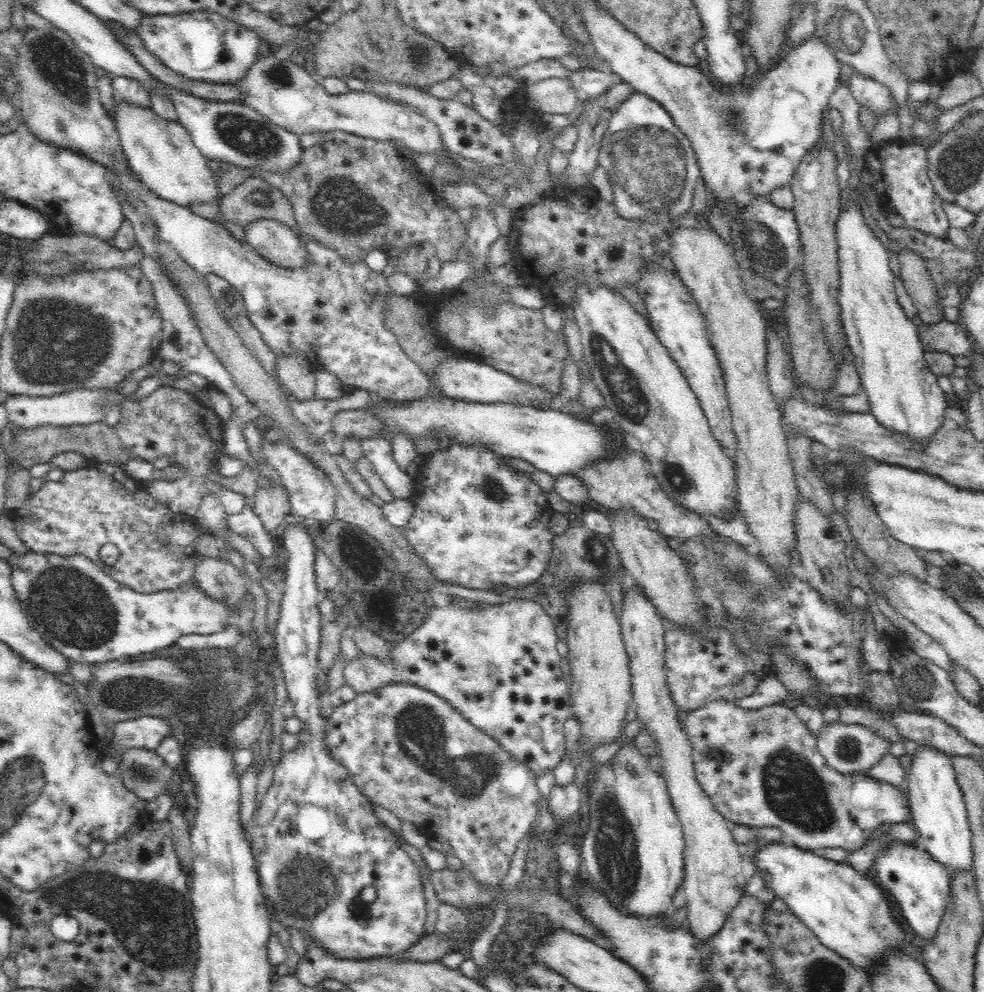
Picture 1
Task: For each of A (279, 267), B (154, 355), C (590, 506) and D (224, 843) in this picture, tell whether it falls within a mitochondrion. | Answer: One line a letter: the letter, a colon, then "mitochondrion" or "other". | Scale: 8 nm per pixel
A: other
B: other
C: other
D: other

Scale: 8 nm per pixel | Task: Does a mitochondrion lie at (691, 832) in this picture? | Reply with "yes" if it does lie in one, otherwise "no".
no

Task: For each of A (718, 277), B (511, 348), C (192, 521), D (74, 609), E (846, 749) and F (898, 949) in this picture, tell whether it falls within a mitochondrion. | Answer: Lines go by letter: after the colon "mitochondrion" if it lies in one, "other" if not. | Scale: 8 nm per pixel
A: other
B: mitochondrion
C: other
D: mitochondrion
E: mitochondrion
F: other

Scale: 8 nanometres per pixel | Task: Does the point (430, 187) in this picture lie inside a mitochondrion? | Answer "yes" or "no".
no

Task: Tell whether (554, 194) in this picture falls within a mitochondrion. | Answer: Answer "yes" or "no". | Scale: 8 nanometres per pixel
no

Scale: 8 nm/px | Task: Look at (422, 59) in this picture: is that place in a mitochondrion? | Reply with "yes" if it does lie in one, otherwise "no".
yes

